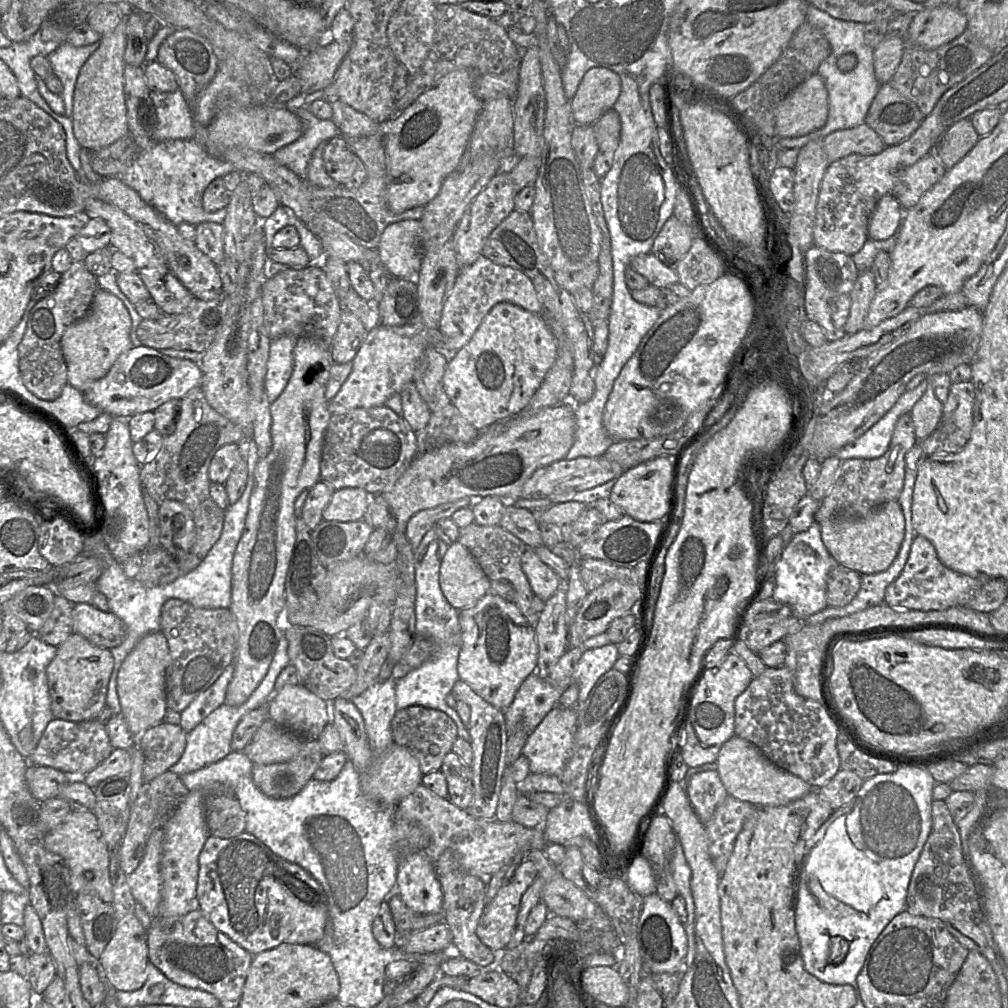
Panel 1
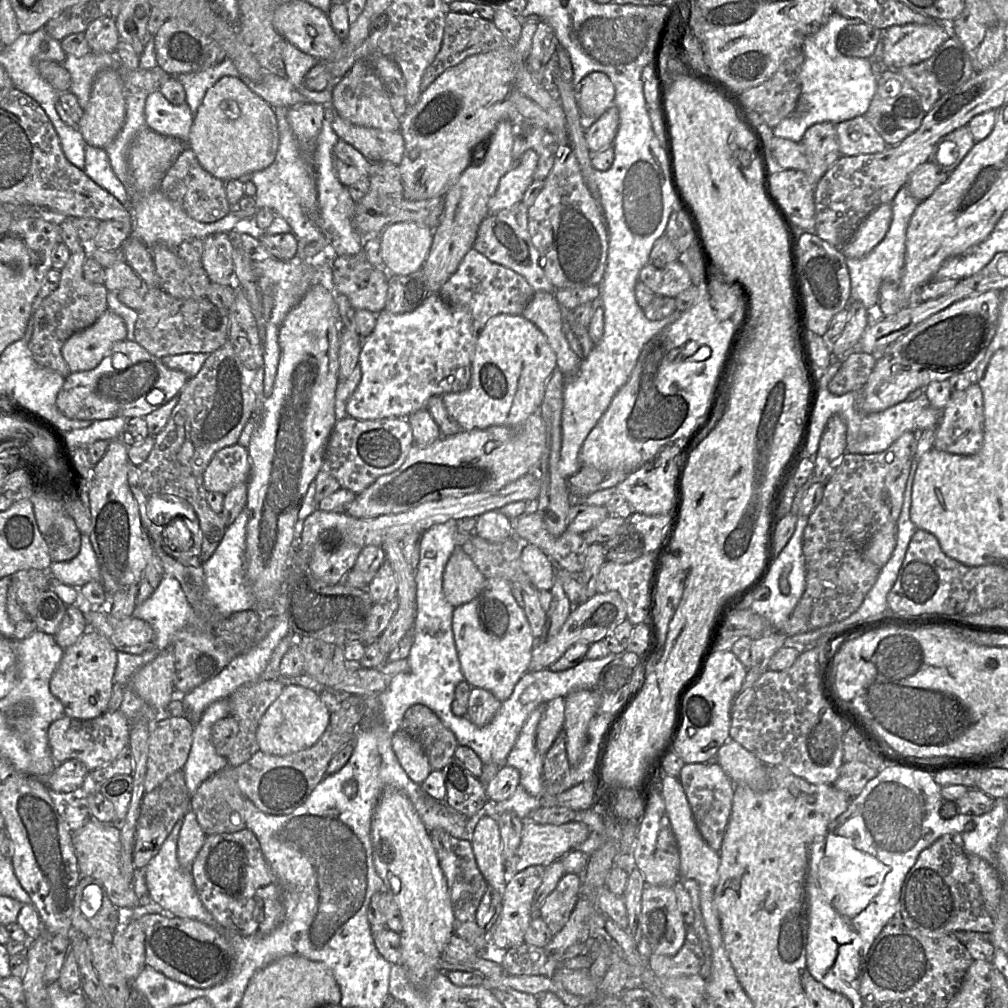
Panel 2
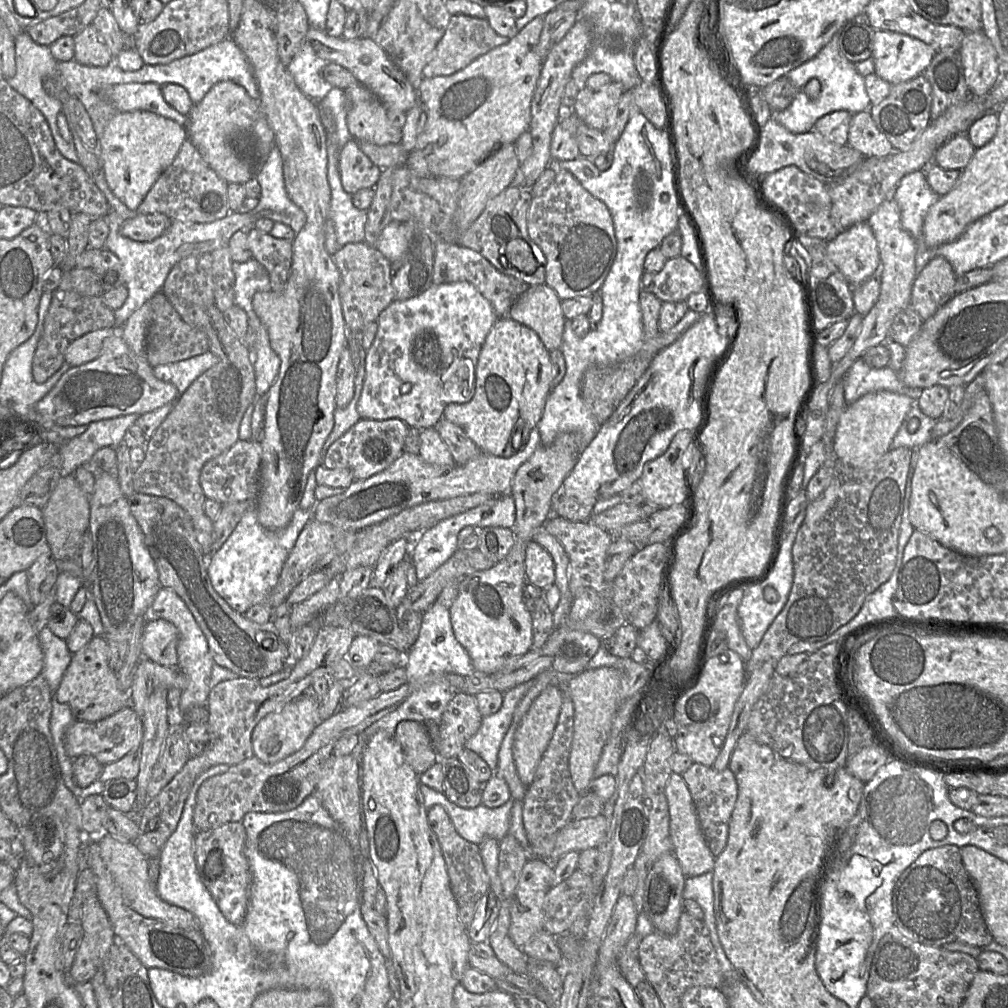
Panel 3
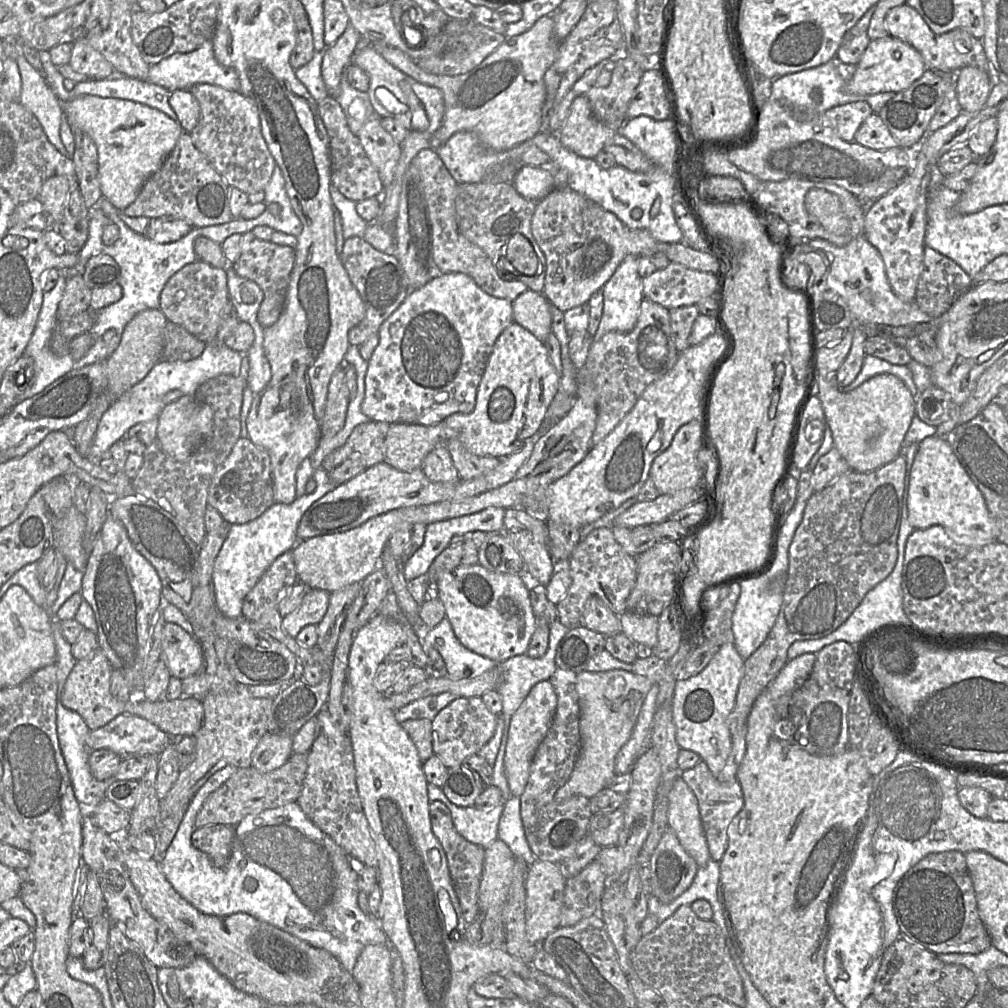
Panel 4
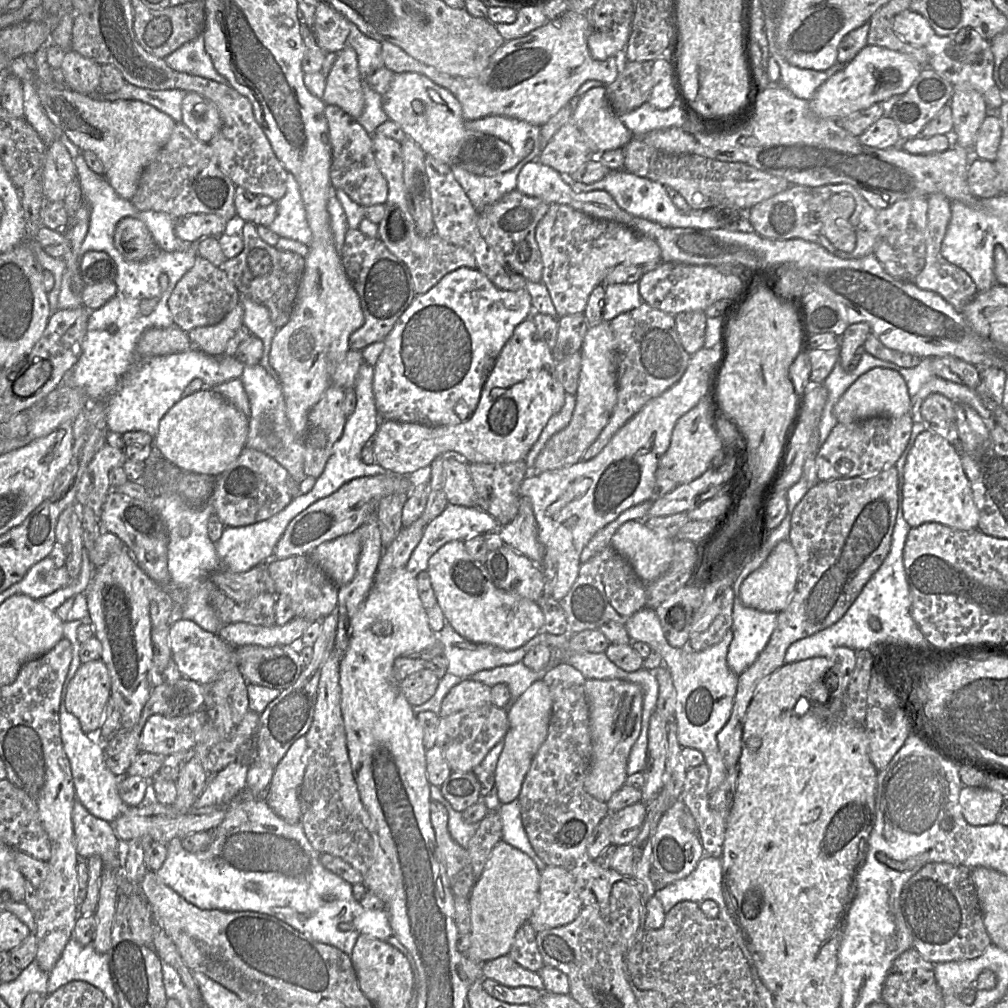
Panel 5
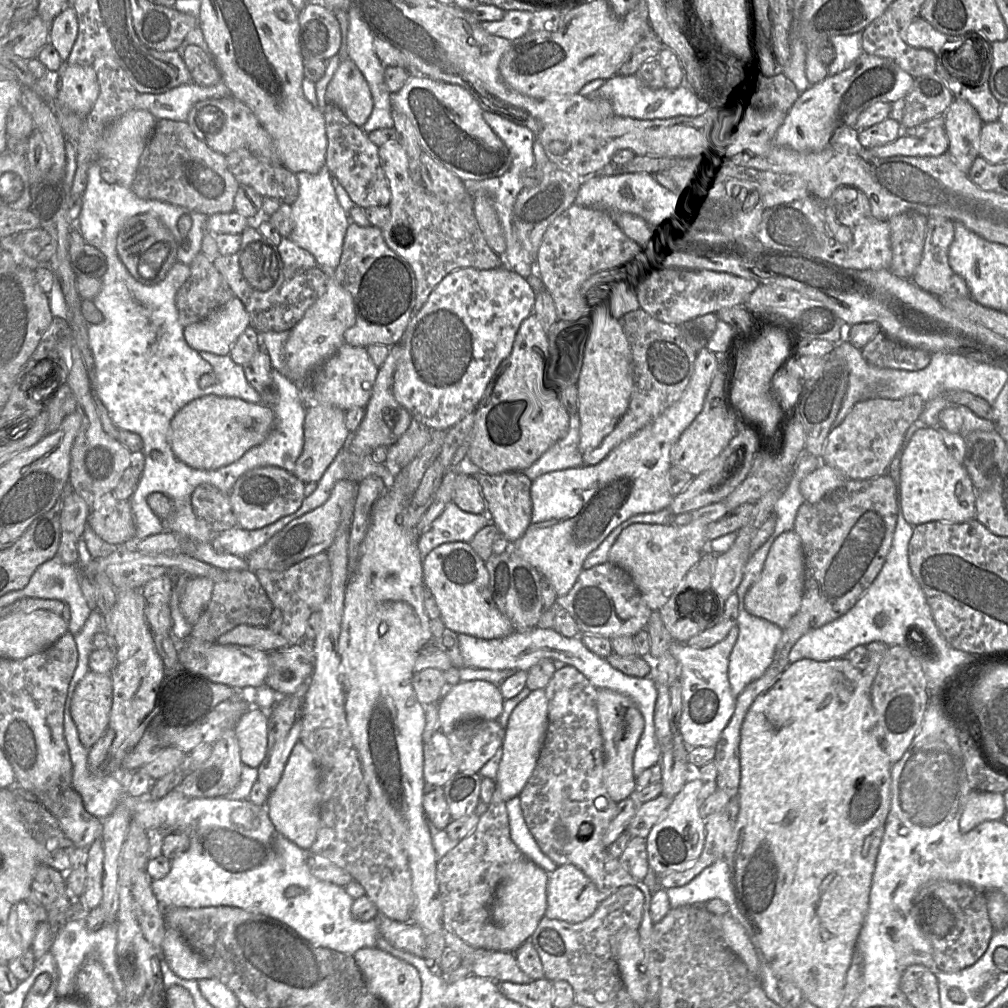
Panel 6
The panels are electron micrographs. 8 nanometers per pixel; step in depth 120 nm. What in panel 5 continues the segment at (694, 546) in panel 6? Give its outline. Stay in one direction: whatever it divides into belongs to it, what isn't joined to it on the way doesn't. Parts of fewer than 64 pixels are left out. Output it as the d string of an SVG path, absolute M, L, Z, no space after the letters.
M630 520L614 533L611 546L628 560L639 578L647 584L669 568L674 539L659 536L643 521Z

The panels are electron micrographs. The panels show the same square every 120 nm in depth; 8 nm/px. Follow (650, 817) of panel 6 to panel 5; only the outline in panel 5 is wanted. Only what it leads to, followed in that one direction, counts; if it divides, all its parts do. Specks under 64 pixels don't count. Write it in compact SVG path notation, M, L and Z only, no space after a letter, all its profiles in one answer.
M637 802L617 812L612 812L610 843L630 844L641 831L646 817L646 804Z

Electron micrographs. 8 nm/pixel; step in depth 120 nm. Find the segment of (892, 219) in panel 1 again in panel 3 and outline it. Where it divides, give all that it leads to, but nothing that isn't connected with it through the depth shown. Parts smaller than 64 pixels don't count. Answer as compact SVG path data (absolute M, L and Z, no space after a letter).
M867 221L840 231L827 241L826 251L852 287L869 279L880 264L877 241Z

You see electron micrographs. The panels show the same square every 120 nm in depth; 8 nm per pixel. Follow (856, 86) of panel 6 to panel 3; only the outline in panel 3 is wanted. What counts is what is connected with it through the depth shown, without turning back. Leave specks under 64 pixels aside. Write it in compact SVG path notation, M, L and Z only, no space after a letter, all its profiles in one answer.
M886 30L875 32L874 73L891 85L922 75L935 54L932 46L909 35Z

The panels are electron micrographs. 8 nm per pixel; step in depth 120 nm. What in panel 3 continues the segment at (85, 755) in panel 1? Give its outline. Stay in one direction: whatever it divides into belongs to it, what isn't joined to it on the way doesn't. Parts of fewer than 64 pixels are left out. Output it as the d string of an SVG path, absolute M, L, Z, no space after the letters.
M127 706L115 714L95 722L75 719L67 728L64 746L70 758L91 755L102 765L116 762L132 751L139 751L144 736L143 719Z

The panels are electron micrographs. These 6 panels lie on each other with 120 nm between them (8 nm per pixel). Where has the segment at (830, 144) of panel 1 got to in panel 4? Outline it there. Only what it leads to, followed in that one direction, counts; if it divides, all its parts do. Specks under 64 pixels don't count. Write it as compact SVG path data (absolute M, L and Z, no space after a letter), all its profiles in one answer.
M872 113L857 130L854 141L874 150L899 147L898 142L877 113Z

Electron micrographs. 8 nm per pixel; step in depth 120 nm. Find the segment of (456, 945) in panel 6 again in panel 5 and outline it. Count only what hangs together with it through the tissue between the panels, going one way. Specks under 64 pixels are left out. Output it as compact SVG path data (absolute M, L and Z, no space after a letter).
M508 955L487 961L483 965L483 978L494 980L510 988L526 986L545 991L539 973L521 967Z

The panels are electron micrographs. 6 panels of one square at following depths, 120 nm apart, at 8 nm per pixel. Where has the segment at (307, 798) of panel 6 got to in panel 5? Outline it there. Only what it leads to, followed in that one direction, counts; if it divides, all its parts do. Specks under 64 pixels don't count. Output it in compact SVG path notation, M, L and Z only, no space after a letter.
M299 737L274 771L266 803L289 824L301 822L300 788L307 767L307 739Z

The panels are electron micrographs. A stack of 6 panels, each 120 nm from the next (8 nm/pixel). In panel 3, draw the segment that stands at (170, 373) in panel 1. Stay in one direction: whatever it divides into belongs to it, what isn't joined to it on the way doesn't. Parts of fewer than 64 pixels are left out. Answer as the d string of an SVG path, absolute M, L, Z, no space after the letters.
M114 334L105 339L97 358L68 368L35 409L57 426L81 426L128 414L141 416L174 403L178 396L175 385L155 377L146 355L135 354L120 334Z

